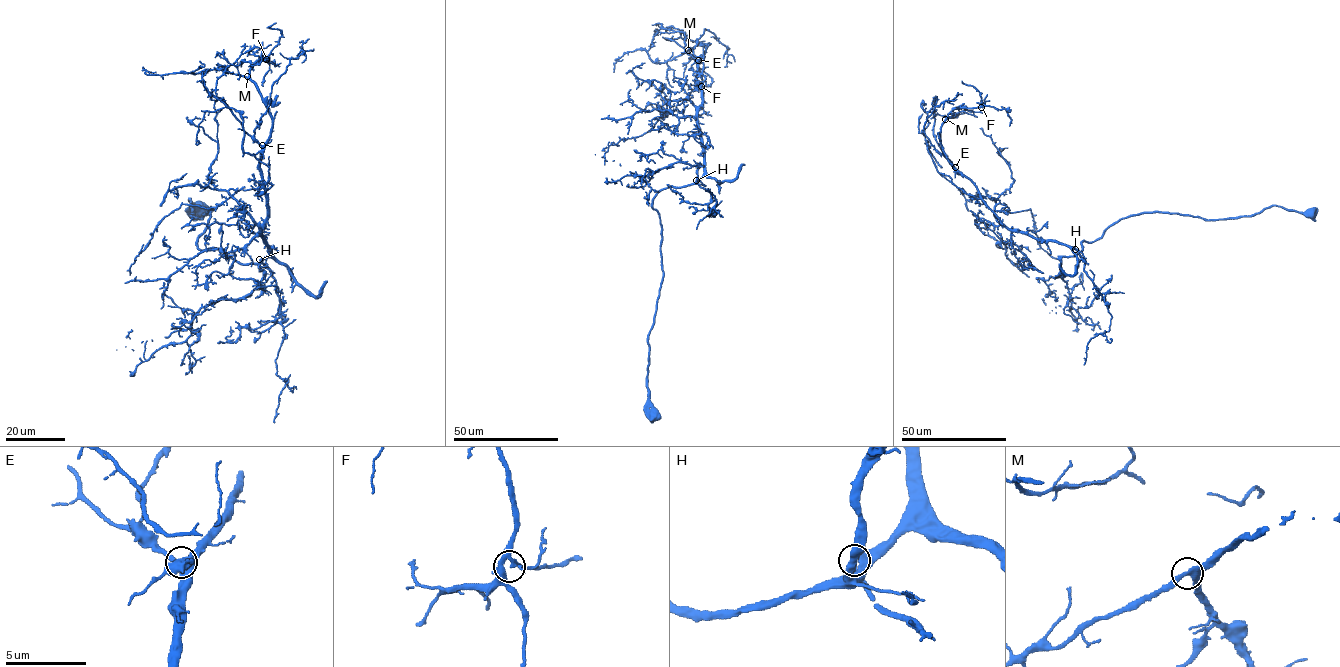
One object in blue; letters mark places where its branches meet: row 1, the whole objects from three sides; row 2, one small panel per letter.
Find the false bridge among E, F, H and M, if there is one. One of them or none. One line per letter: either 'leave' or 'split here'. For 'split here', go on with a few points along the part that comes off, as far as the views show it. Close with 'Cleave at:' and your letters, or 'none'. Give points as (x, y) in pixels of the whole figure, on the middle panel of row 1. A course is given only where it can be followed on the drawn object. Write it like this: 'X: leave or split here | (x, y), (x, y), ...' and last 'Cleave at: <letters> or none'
E: leave
F: leave
H: leave
M: leave
Cleave at: none

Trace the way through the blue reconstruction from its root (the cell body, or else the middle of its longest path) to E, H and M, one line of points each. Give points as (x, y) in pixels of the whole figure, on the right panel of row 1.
E: (1310, 214), (1277, 205), (1210, 220), (1141, 212), (1082, 241), (1078, 251), (1009, 230), (955, 167)
H: (1310, 214), (1277, 205), (1210, 220), (1141, 212), (1075, 249)
M: (1310, 214), (1277, 205), (1210, 220), (1141, 212), (1078, 251), (1009, 230), (947, 158), (945, 119)

